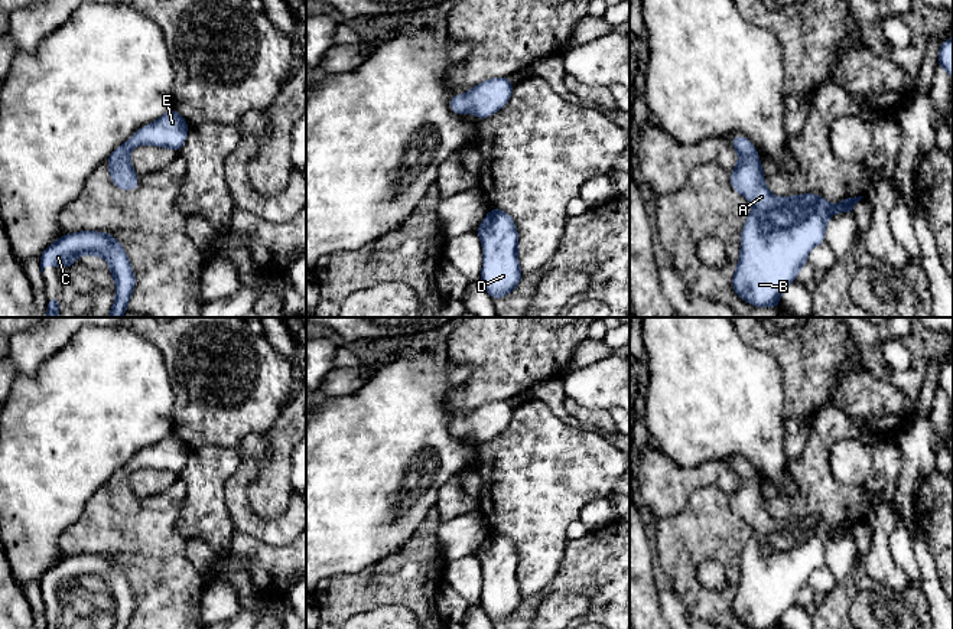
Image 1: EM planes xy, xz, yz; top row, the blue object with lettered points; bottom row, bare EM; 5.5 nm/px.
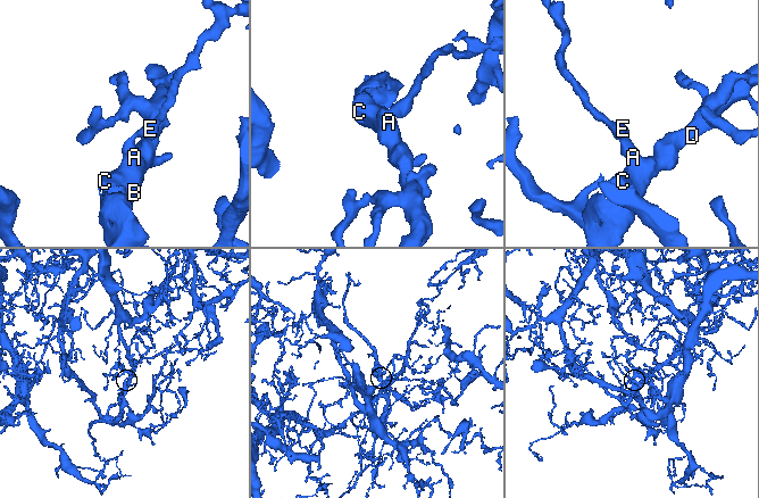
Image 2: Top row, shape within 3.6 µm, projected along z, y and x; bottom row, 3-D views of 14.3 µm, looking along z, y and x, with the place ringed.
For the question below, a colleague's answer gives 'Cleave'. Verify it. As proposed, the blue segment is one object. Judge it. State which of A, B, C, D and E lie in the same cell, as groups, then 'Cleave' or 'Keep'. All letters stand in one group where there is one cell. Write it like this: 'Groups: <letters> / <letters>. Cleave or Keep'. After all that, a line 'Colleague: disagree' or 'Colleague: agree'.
Groups: A B C D E. Keep
Colleague: disagree

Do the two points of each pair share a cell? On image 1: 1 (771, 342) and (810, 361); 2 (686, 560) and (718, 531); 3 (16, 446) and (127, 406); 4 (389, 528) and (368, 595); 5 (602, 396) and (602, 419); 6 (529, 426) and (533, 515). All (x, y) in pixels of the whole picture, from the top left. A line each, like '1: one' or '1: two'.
1: one
2: one
3: one
4: two
5: two
6: one

